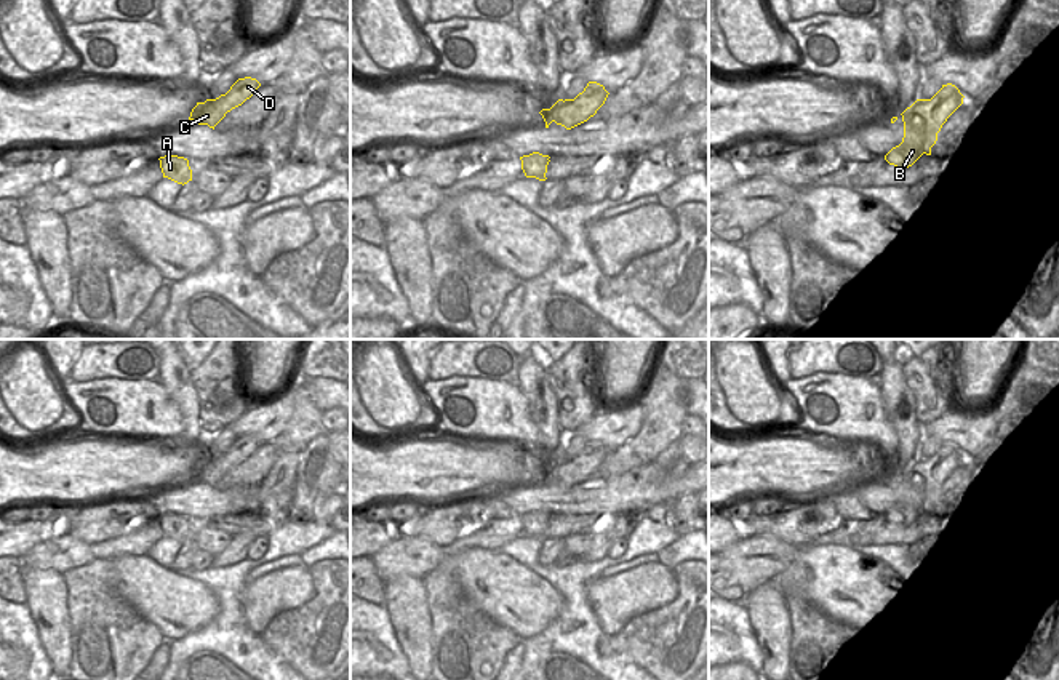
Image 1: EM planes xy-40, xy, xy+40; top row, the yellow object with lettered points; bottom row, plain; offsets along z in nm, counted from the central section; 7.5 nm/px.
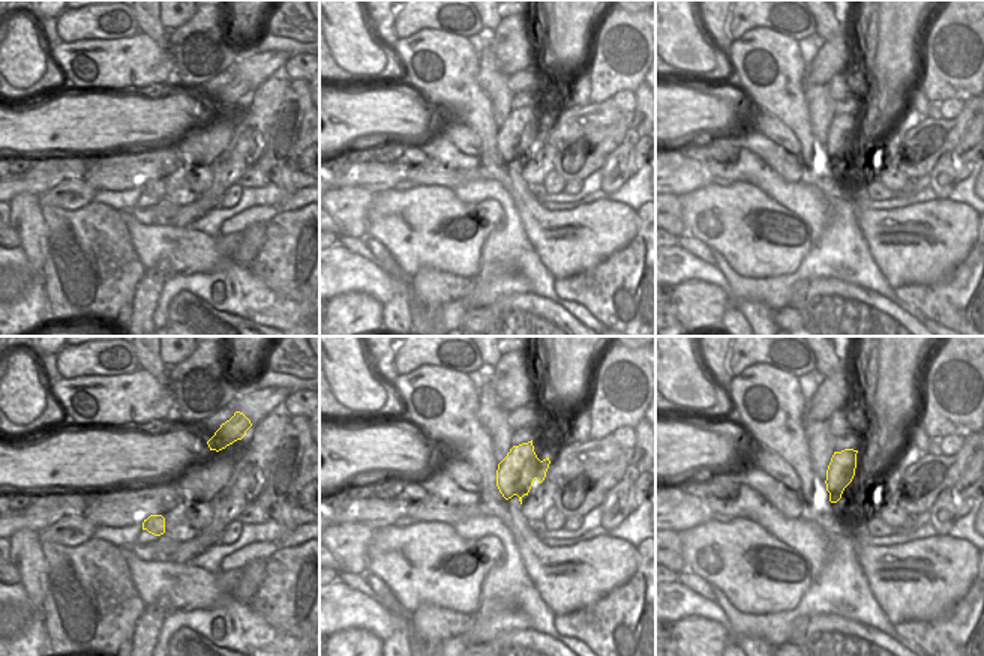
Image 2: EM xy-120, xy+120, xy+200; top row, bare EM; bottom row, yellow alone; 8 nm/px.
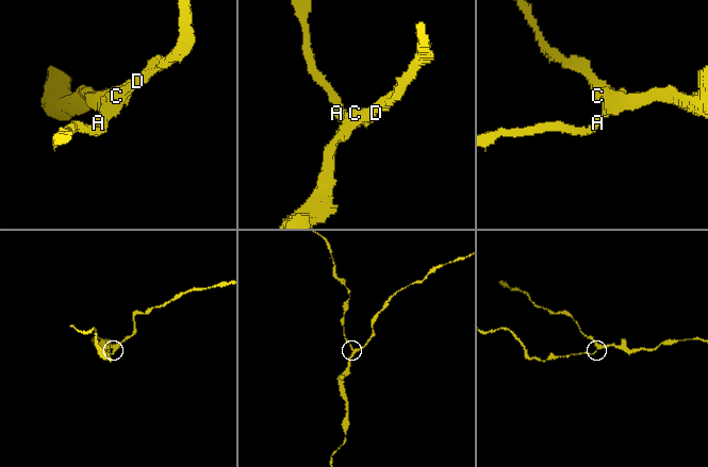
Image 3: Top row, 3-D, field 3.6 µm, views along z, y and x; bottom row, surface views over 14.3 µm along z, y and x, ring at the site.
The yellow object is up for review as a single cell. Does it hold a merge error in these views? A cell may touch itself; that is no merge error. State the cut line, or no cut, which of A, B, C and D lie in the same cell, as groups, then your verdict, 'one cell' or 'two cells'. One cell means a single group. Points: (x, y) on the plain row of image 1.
cut xy+40 (893, 506), (903, 514), (904, 524); groups A / B C D; two cells

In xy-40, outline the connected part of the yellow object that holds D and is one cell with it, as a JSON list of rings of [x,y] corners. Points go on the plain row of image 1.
[[[238,437],[226,453],[221,453],[216,458],[206,458],[205,461],[197,461],[189,478],[197,480],[198,483],[208,483],[214,488],[227,470],[242,464],[259,445],[261,442],[256,437]]]

